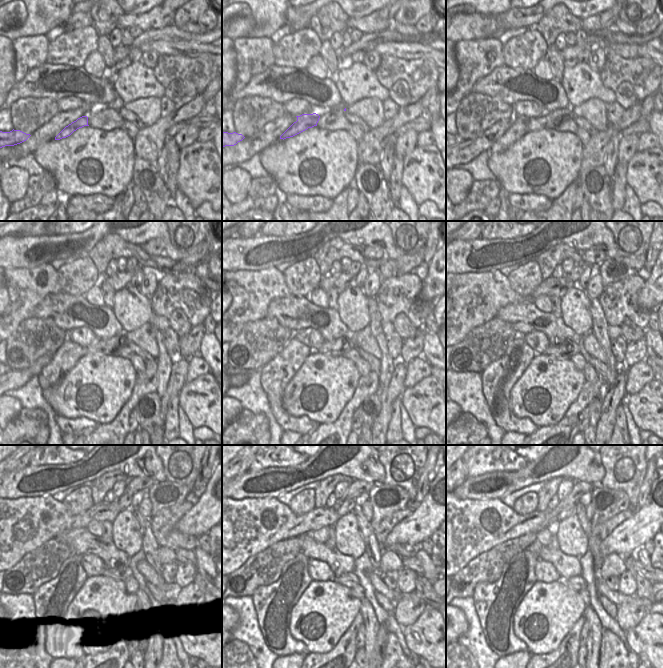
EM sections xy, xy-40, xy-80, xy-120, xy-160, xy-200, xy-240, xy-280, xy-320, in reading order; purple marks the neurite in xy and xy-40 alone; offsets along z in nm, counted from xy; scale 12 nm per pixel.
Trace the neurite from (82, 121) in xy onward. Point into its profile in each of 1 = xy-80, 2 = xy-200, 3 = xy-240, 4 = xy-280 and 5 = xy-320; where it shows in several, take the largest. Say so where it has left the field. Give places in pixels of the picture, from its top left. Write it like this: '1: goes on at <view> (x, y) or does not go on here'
1: goes on at xy-80 (551, 120)
2: goes on at xy-200 (566, 349)
3: goes on at xy-240 (120, 573)
4: goes on at xy-280 (350, 579)
5: goes on at xy-320 (577, 583)

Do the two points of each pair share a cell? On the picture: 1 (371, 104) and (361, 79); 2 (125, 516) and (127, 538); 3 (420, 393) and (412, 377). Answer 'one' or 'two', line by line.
1: two
2: one
3: two

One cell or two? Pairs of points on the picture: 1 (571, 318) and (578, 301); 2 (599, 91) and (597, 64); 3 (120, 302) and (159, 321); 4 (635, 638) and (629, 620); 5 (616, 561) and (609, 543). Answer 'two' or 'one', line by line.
1: one
2: two
3: one
4: two
5: two

